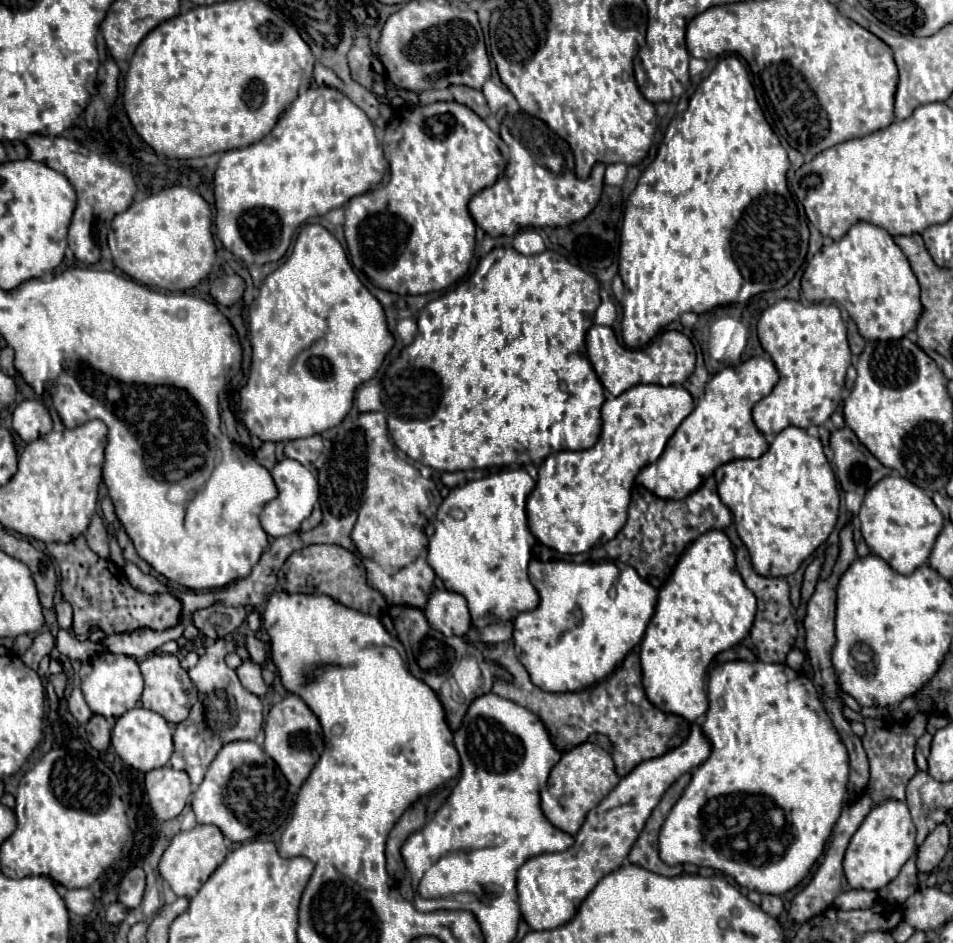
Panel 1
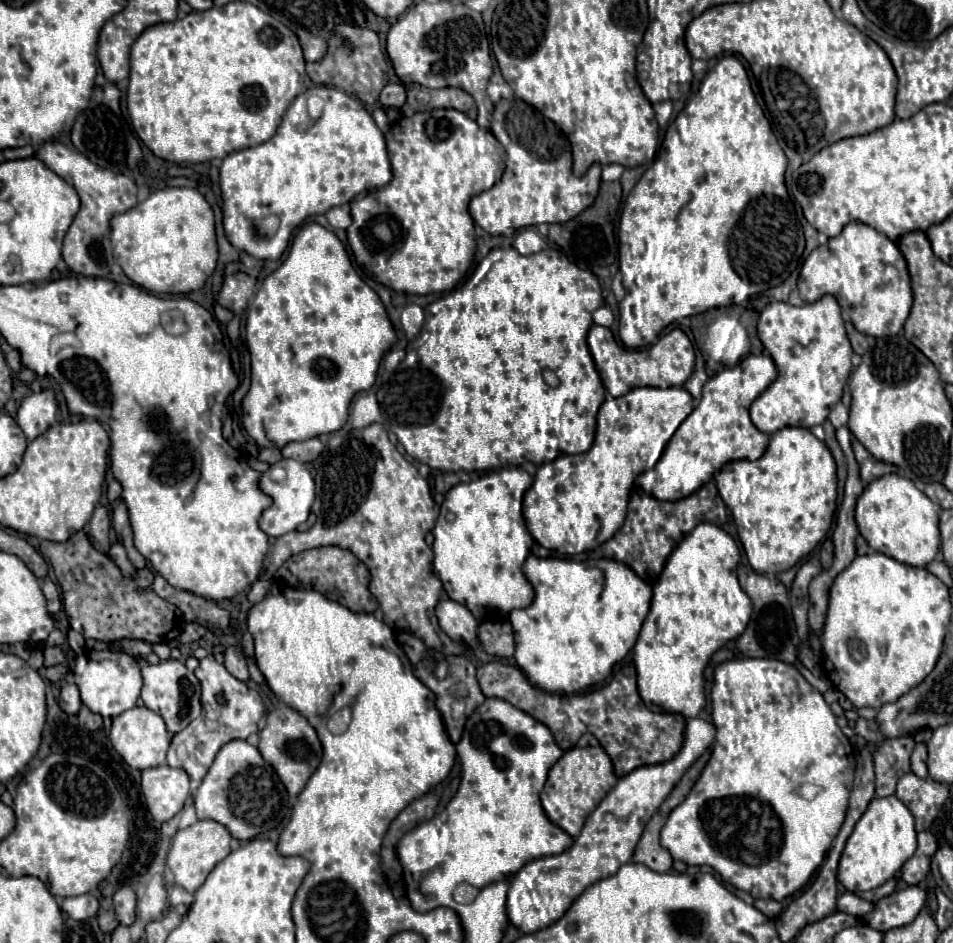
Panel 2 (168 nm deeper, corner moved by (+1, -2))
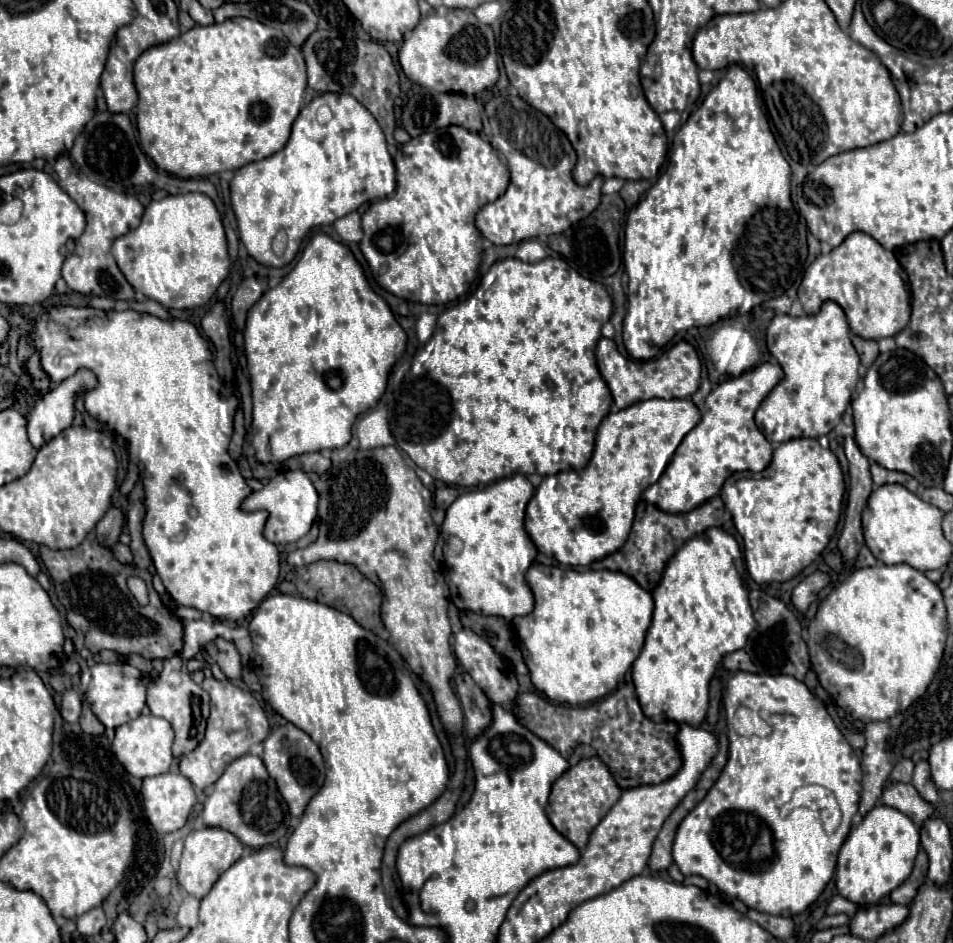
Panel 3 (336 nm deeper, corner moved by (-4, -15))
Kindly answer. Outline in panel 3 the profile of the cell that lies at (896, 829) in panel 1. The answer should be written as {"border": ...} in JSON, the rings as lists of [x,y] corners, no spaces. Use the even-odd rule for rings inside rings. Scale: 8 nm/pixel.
{"border":[[[875,806],[847,836],[837,860],[837,890],[847,900],[869,906],[879,904],[893,888],[903,884],[919,852],[919,828],[909,816],[891,806]]]}

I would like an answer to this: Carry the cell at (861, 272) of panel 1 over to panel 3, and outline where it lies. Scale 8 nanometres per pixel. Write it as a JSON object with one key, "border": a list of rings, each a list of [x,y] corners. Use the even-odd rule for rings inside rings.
{"border":[[[853,232],[841,246],[829,254],[821,254],[805,270],[799,300],[807,314],[817,314],[825,300],[837,302],[845,310],[851,332],[865,340],[897,336],[909,324],[911,316],[911,294],[903,268],[891,250],[885,250],[865,232]]]}

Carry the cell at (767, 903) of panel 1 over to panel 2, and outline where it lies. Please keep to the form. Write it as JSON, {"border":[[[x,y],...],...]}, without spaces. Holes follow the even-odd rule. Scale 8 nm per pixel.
{"border":[[[756,899],[754,901],[754,907],[758,909],[758,911],[762,911],[764,915],[768,915],[768,917],[778,917],[780,915],[780,911],[782,911],[782,905],[778,903],[778,901],[774,901],[774,899]]]}

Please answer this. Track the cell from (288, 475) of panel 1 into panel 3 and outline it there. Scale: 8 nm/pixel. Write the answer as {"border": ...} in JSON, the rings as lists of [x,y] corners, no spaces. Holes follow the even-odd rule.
{"border":[[[285,470],[279,472],[275,478],[269,480],[269,484],[253,492],[245,502],[241,504],[243,510],[267,510],[269,518],[265,524],[265,538],[273,544],[295,544],[299,538],[303,538],[317,516],[317,490],[307,478],[303,470]]]}

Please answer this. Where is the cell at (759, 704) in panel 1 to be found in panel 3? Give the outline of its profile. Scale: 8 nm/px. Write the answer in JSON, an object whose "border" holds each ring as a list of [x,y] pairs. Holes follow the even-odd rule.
{"border":[[[735,672],[725,690],[725,700],[729,706],[745,706],[755,710],[773,730],[769,736],[739,736],[737,732],[727,732],[729,736],[729,758],[727,764],[713,784],[713,788],[707,792],[707,796],[683,818],[683,822],[677,828],[675,842],[673,842],[673,862],[679,866],[683,876],[703,876],[705,880],[713,882],[721,892],[725,892],[731,898],[739,898],[749,908],[755,908],[765,914],[773,916],[793,916],[803,912],[811,902],[817,900],[817,896],[823,892],[825,884],[831,880],[837,864],[839,848],[843,846],[847,834],[851,832],[851,820],[859,806],[859,792],[861,792],[861,762],[855,754],[855,750],[849,746],[833,718],[829,716],[825,704],[815,698],[809,688],[785,674],[751,674],[751,672]],[[807,784],[819,784],[829,788],[843,812],[843,820],[839,828],[829,836],[821,828],[821,822],[815,812],[799,808],[793,810],[789,816],[781,818],[779,810],[785,802],[791,800],[793,790],[807,786]],[[769,828],[771,832],[771,866],[767,870],[759,868],[757,860],[751,860],[751,848],[759,840],[759,830]]]}

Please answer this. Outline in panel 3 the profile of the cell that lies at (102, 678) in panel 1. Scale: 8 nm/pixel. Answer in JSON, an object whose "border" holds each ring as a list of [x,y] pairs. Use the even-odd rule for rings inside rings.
{"border":[[[99,662],[81,673],[80,687],[89,702],[93,714],[105,724],[105,728],[117,728],[135,720],[143,706],[145,706],[145,690],[149,684],[149,676],[141,674],[127,662],[105,663]]]}

